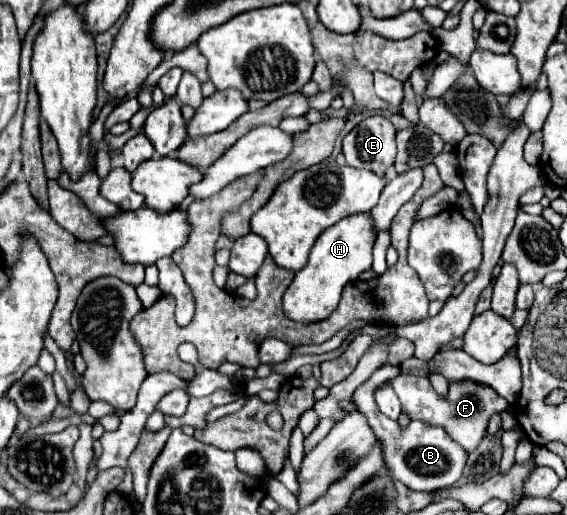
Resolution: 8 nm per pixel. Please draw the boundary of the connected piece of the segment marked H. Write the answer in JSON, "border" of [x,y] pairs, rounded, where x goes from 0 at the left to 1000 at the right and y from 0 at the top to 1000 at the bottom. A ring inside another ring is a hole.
{"border":[[[654,414],[637,417],[616,417],[591,433],[587,441],[573,445],[563,464],[552,476],[552,487],[545,495],[545,511],[520,530],[517,550],[506,557],[499,577],[499,600],[503,612],[531,623],[566,623],[584,612],[584,604],[598,592],[601,565],[616,546],[626,546],[633,530],[647,526],[654,518],[654,487],[661,472],[661,433]]]}

